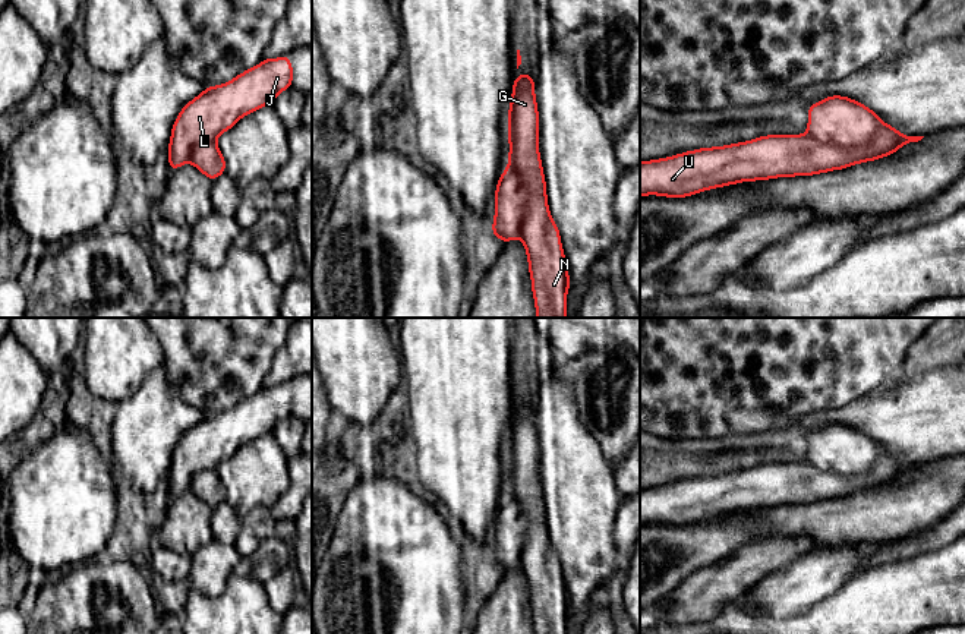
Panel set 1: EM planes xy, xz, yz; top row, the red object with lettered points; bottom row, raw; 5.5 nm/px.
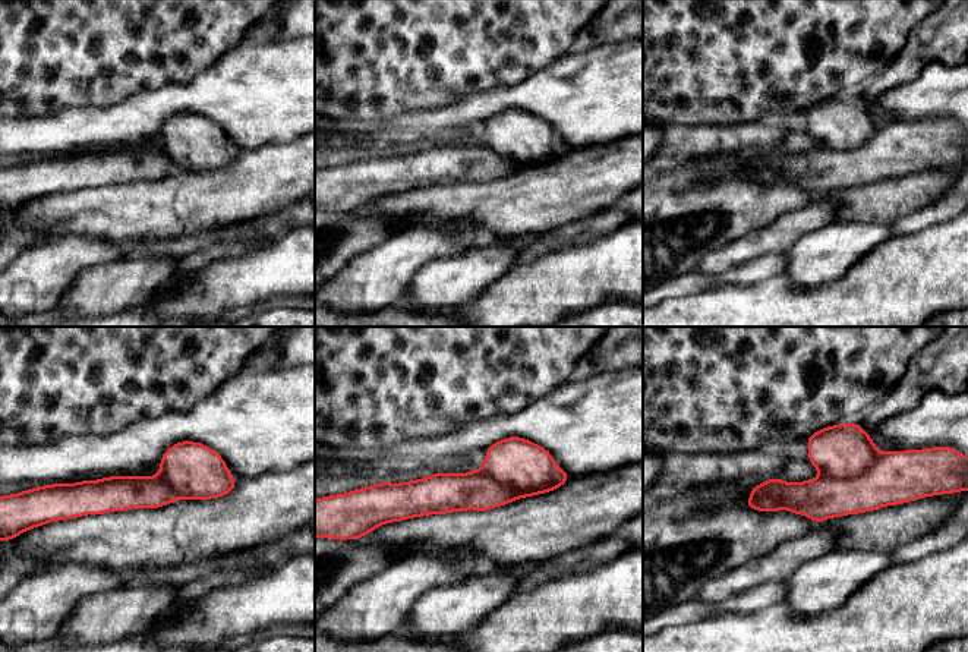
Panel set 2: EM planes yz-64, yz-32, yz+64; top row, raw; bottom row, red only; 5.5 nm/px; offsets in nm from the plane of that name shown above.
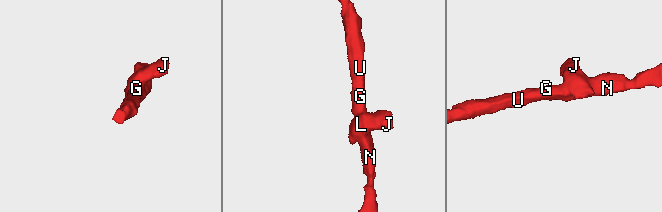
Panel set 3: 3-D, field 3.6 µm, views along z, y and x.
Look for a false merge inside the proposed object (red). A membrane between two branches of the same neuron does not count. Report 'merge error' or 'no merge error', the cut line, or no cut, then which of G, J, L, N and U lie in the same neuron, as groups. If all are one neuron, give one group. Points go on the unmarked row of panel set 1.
merge error | yz (882, 450), (867, 470), (855, 475), (820, 470), (807, 460) | G N U / J L

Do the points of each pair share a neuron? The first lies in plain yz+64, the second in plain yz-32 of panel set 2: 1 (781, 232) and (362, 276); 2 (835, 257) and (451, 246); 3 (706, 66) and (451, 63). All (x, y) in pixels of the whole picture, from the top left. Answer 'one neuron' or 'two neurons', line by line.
1: one neuron
2: two neurons
3: one neuron

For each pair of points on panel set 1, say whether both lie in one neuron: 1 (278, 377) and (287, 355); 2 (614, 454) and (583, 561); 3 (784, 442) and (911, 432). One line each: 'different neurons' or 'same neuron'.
1: same neuron
2: different neurons
3: same neuron

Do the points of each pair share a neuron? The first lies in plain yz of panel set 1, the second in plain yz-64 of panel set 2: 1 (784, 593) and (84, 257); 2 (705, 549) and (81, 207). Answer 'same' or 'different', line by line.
1: different
2: different

